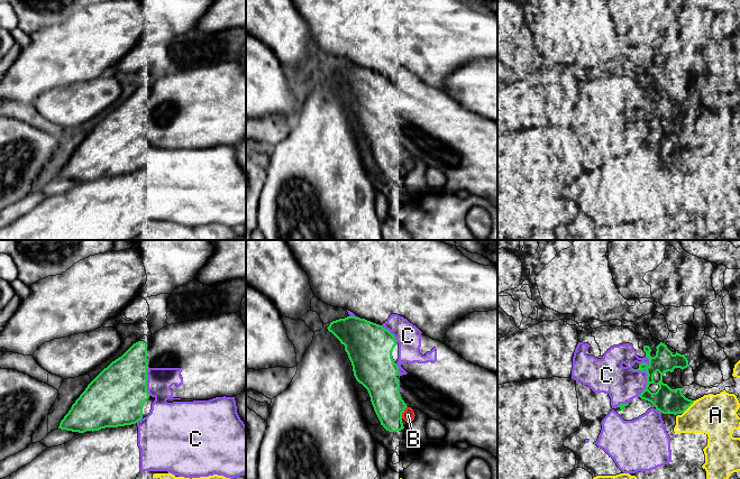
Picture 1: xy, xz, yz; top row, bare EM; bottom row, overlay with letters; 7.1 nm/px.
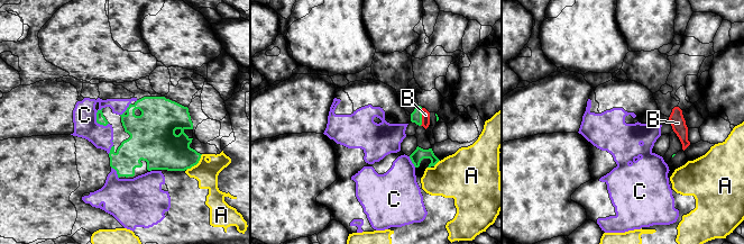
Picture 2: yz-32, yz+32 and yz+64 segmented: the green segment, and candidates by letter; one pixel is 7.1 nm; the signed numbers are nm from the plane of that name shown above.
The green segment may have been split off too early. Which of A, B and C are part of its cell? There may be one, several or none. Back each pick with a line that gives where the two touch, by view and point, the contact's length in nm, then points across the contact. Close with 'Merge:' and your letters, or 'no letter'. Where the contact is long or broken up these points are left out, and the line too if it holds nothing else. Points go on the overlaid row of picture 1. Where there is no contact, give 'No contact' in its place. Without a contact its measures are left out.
Merge: no letter

